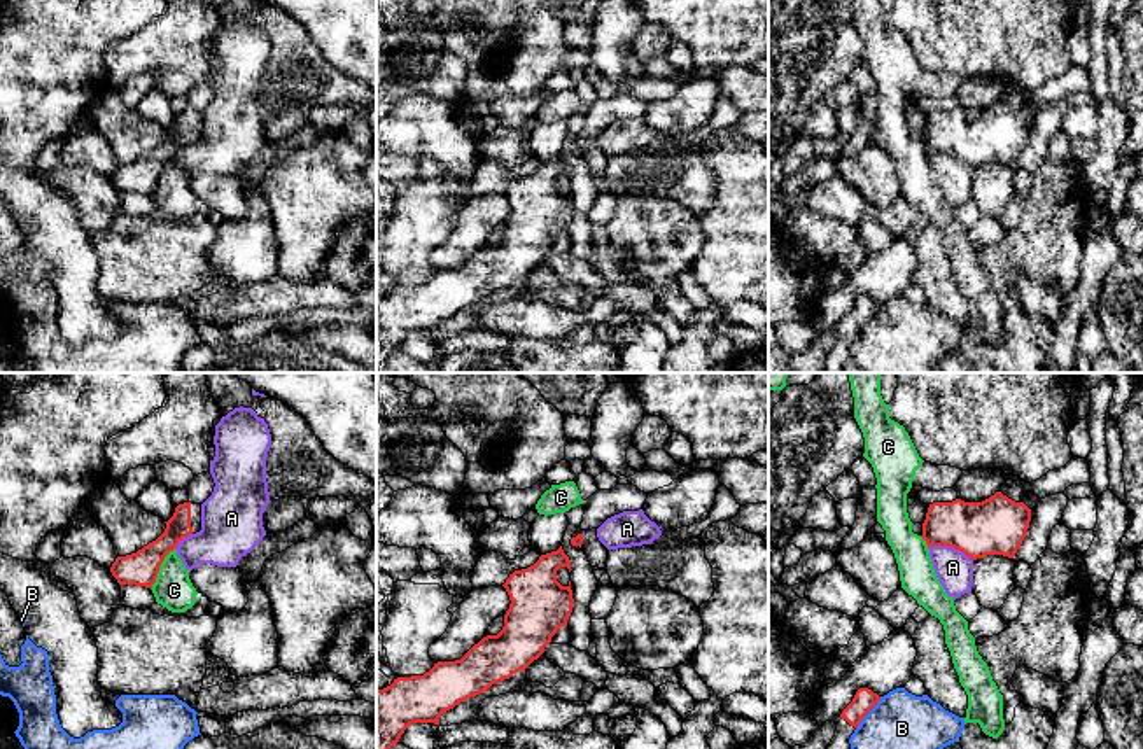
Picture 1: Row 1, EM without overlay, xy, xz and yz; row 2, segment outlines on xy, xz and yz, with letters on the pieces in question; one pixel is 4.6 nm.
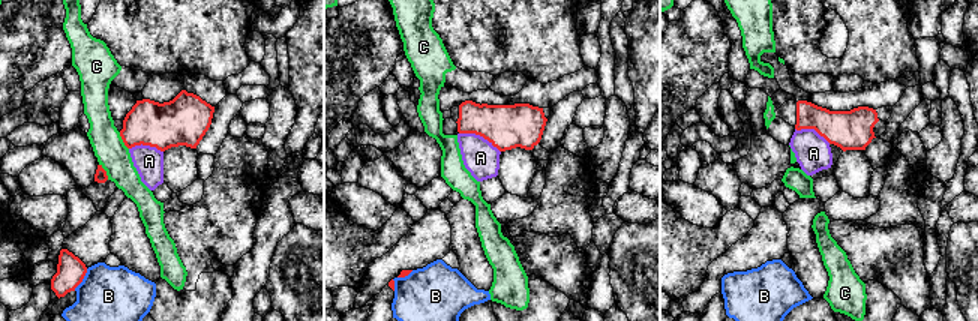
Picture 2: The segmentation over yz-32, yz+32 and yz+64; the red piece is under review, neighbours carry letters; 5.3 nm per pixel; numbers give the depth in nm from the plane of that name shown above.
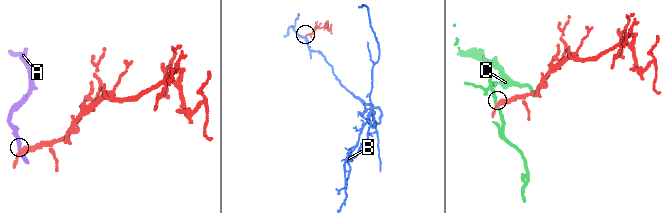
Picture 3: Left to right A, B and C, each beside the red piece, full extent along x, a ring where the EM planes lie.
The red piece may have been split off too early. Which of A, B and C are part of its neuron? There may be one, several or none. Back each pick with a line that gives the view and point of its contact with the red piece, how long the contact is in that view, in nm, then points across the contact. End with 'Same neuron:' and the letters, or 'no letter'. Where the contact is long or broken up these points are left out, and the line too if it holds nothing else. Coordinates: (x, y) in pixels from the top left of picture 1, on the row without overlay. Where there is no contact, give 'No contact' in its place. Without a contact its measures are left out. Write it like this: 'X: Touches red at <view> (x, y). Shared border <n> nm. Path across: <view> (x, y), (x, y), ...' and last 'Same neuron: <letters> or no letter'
Same neuron: no letter

